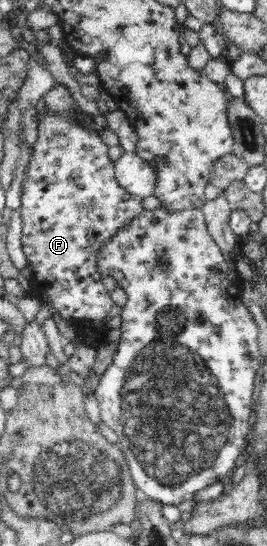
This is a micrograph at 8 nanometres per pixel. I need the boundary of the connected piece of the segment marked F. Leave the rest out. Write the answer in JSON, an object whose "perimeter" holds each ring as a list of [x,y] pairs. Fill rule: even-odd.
{"perimeter":[[[50,113],[46,115],[40,122],[38,122],[38,140],[34,146],[34,153],[32,158],[30,159],[30,163],[28,165],[27,177],[23,182],[24,190],[21,194],[21,223],[22,223],[22,238],[21,243],[23,244],[23,252],[27,260],[30,260],[32,263],[33,273],[30,279],[30,291],[34,297],[38,297],[39,300],[46,299],[52,303],[52,306],[56,309],[57,312],[60,312],[62,318],[66,319],[66,321],[72,322],[72,324],[82,324],[79,326],[79,330],[75,331],[75,337],[78,341],[81,341],[82,344],[86,344],[90,347],[98,348],[103,345],[103,337],[105,333],[109,330],[105,326],[106,316],[112,309],[113,299],[110,294],[108,294],[108,290],[104,288],[104,284],[102,283],[102,276],[100,273],[96,271],[96,251],[100,246],[102,246],[102,242],[106,242],[110,236],[116,232],[118,228],[122,228],[124,224],[128,224],[130,220],[136,218],[138,214],[142,214],[145,212],[142,209],[142,197],[130,195],[130,193],[126,193],[124,188],[118,185],[118,181],[116,181],[114,166],[115,163],[110,160],[108,157],[108,149],[109,146],[104,143],[101,138],[101,133],[98,131],[90,129],[84,129],[80,127],[80,125],[74,125],[70,119],[64,119],[64,117],[60,117],[54,113]]]}

